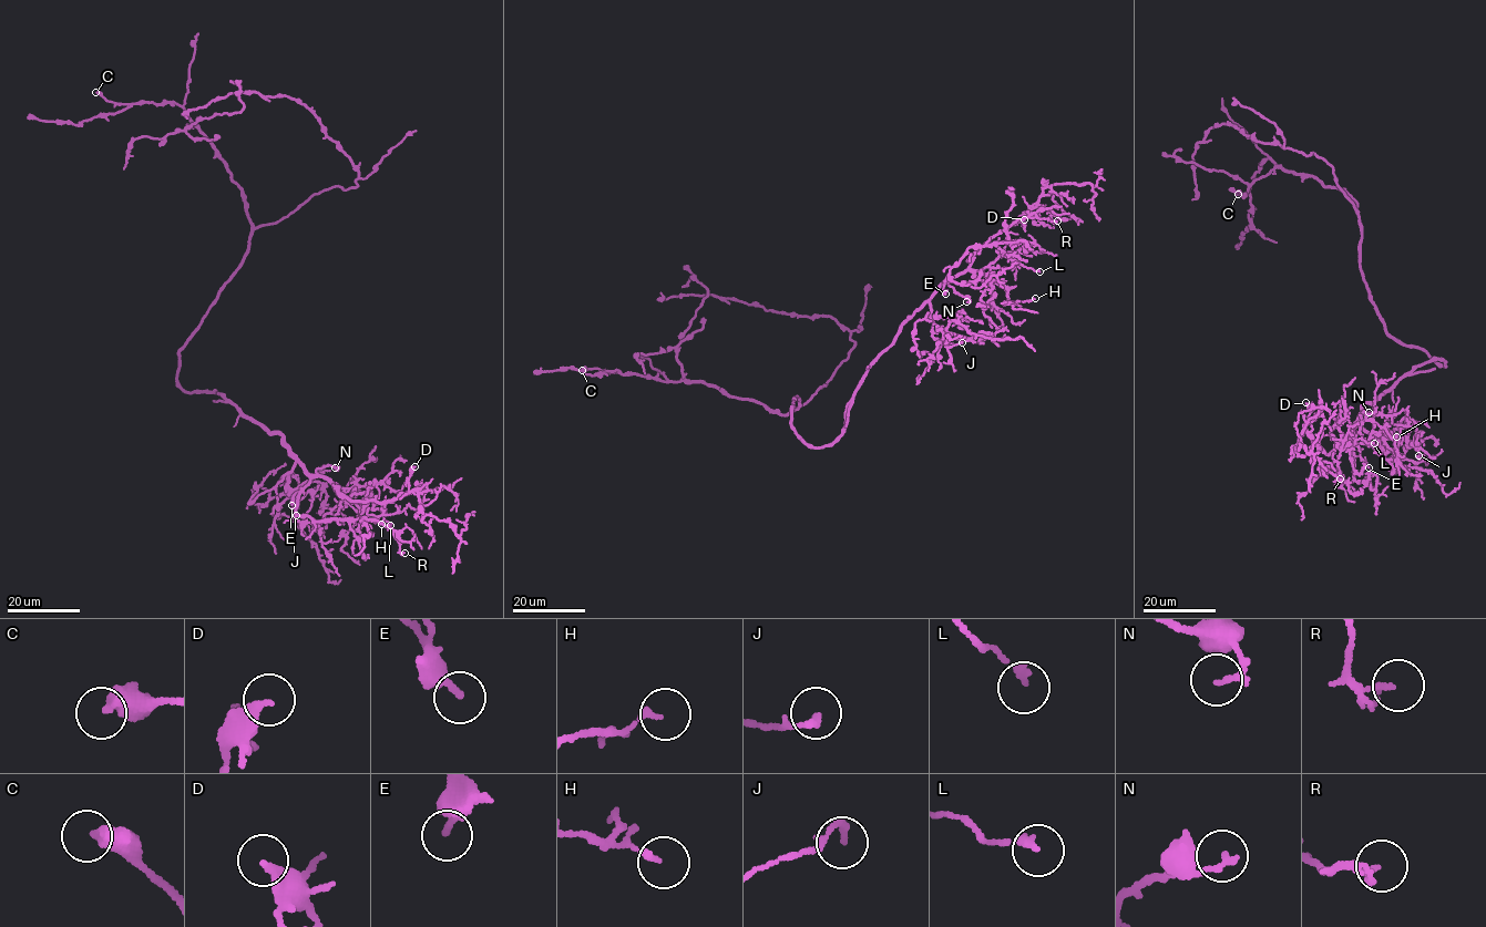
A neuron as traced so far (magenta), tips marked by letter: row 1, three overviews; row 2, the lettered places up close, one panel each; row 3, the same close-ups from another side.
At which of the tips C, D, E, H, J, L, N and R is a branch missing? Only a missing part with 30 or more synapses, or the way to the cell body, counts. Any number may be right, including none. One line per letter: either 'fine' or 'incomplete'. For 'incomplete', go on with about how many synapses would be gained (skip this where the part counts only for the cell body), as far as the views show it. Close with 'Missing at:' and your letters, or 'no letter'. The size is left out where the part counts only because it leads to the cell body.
C: fine
D: fine
E: fine
H: fine
J: fine
L: fine
N: fine
R: fine
Missing at: no letter

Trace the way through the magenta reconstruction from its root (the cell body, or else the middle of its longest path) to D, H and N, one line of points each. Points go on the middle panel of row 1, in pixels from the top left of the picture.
D: (791, 422), (812, 447), (834, 441), (868, 367), (900, 327), (1028, 209), (1024, 219)
H: (791, 422), (812, 447), (834, 441), (870, 364), (939, 287), (962, 273), (1003, 285), (1012, 302), (1035, 298)
N: (791, 422), (803, 443), (828, 445), (842, 433), (849, 401), (868, 367), (900, 327), (949, 279), (966, 301)

